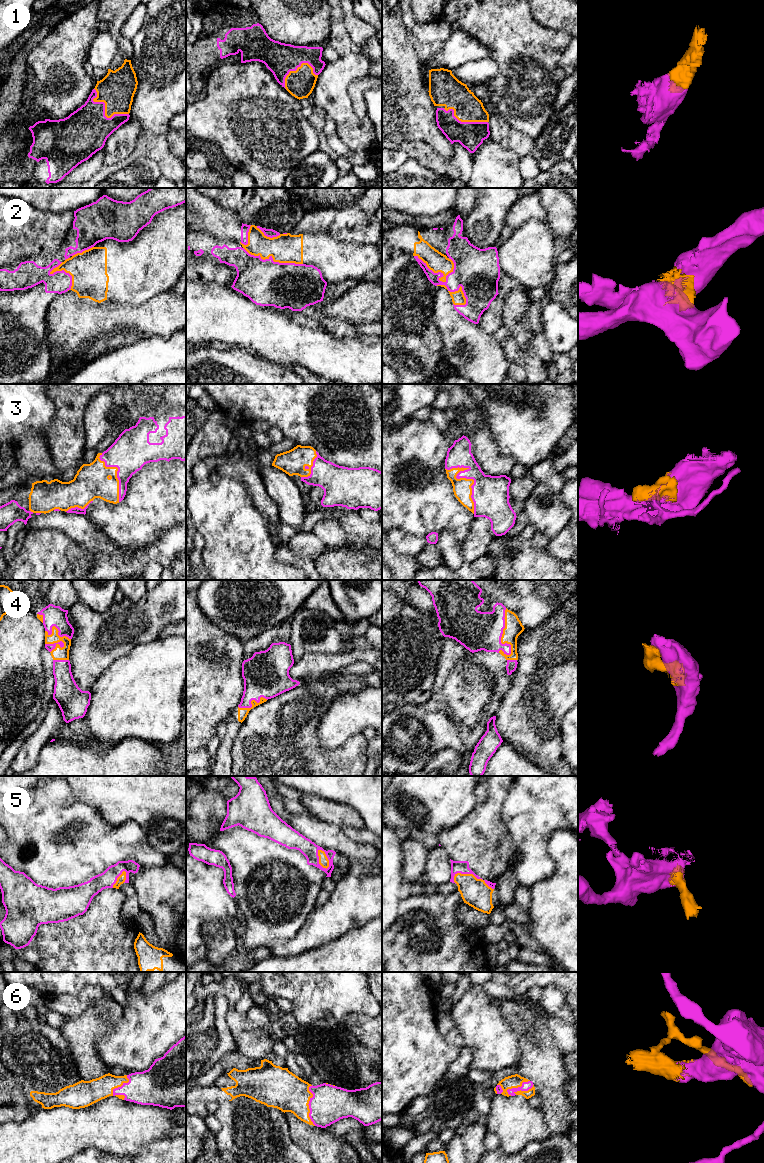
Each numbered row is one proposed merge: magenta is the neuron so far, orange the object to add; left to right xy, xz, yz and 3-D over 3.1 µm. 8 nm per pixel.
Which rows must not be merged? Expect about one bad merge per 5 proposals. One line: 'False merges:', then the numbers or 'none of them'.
False merges: 2

